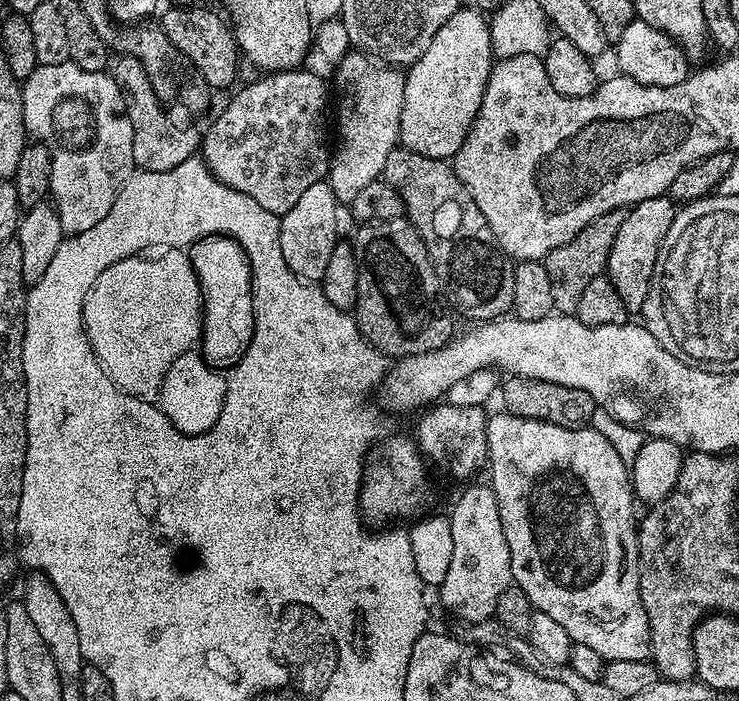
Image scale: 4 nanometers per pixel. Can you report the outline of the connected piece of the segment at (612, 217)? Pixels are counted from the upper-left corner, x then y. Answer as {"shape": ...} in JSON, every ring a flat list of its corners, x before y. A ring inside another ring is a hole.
{"shape":[[617,210,602,214,602,218,594,218,570,242,555,248,550,255,544,257,546,274,550,274,550,291,554,293,554,309,560,314,575,314,578,302,582,302,582,294,594,278,605,275,610,258,610,246,614,246,614,238,618,235,618,226,622,226,624,212]]}

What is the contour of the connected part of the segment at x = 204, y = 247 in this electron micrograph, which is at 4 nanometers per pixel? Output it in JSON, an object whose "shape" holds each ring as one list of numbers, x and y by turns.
{"shape":[[225,234,195,240,187,249,187,254,204,299,202,355,211,368,231,370,239,363,242,354,246,354,252,342,258,312,254,303,252,268,248,265,248,255,237,240]]}

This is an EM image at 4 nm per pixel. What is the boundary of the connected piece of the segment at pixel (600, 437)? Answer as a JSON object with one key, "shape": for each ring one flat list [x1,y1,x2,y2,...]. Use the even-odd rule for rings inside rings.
{"shape":[[500,410,497,416,495,414,489,415,488,418,488,459,486,461,487,467,492,467,492,481,490,481,490,487,492,493,496,495,496,501,498,502,498,514,502,518,502,530,506,534,506,546,510,546,510,566,512,567,512,578,515,587,520,588,525,594,526,598,530,598,533,609,537,612,545,612,550,614,550,618,554,618,554,622,559,622,562,626,562,630,566,630,566,634,577,645,580,644,584,648,589,648,592,652,597,652,598,655,604,656,605,661,610,660,648,660,652,655,652,642,650,640,650,622,648,621,648,615,646,610,642,606,642,594,640,593,640,538,638,535,638,512,632,509,634,505,634,493,632,490,632,481,630,479,630,468,620,457,621,449,617,445,613,444,608,439,607,435,603,431,599,432,595,426,587,426,580,429,567,429,563,426,552,425,548,421,538,421,534,418,516,417,514,414]]}

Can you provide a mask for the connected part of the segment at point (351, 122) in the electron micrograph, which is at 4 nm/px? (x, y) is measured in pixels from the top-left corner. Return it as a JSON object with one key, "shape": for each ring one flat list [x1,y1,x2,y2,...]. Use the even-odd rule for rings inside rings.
{"shape":[[355,50,348,51,334,70,340,95,340,149,331,157,326,179,337,203,348,206,362,188,383,177,386,158,398,147,405,73,396,66,381,66]]}

